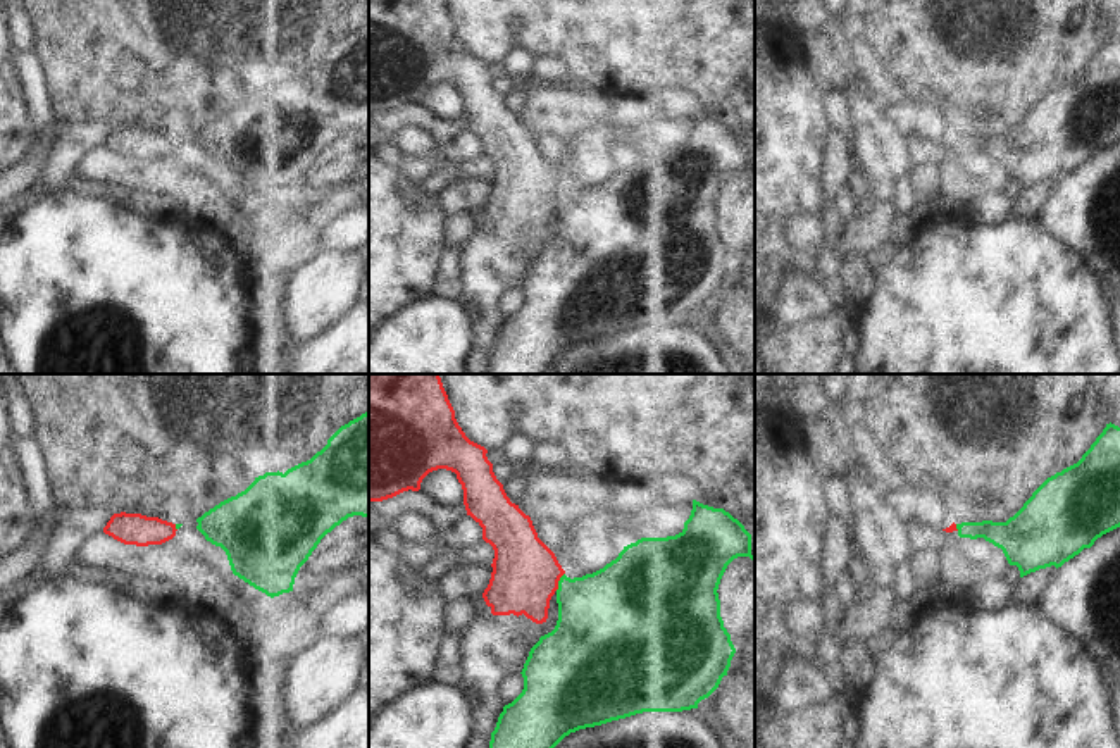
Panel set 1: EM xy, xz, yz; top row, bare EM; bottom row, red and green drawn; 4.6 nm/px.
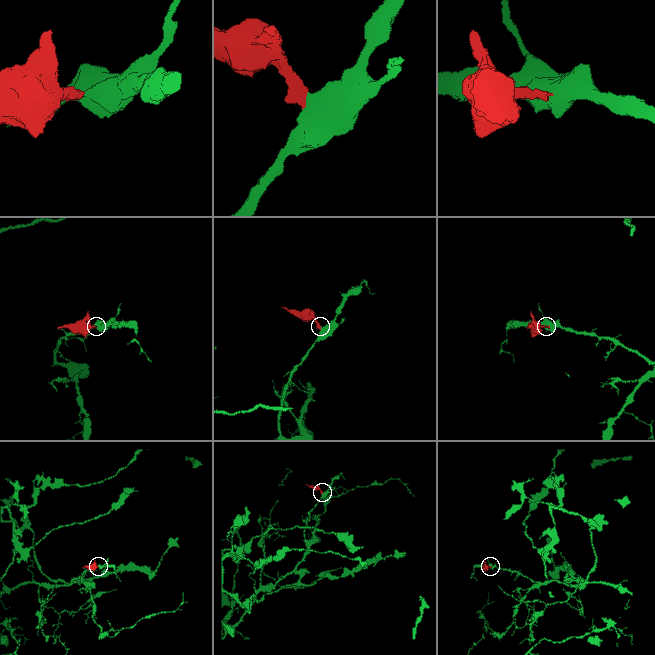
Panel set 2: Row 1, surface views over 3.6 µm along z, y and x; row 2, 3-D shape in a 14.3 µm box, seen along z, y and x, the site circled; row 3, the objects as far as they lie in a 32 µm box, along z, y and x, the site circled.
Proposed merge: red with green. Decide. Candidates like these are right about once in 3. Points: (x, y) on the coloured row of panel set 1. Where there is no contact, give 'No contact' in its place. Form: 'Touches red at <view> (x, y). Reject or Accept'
Touches red at xz (559, 579). Reject.

